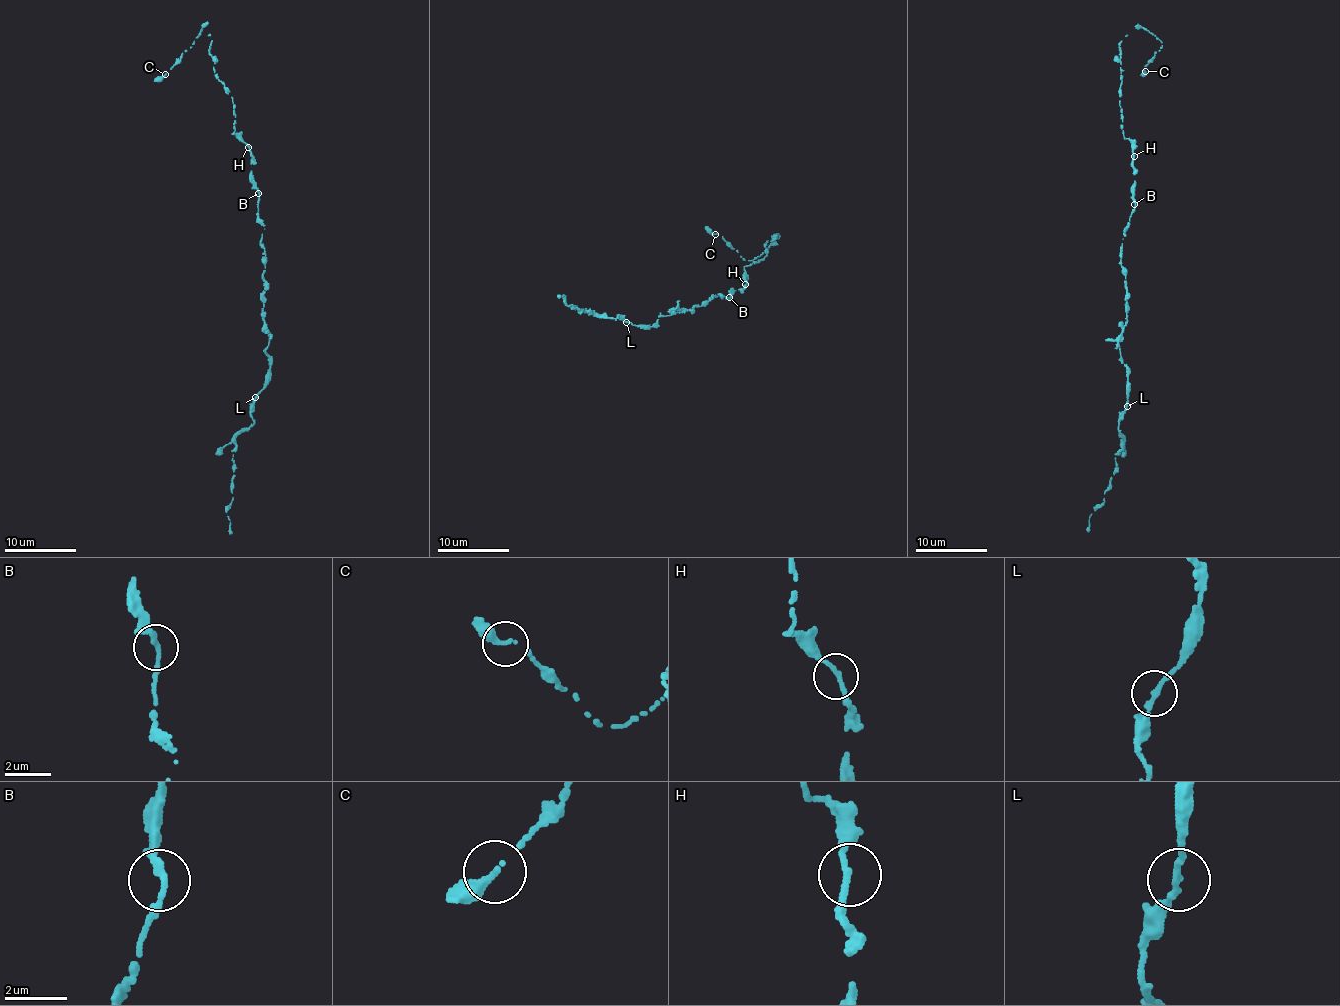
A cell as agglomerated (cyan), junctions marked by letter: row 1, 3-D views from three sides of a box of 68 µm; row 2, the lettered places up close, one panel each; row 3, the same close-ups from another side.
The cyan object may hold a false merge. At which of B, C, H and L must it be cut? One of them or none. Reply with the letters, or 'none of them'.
none of them

